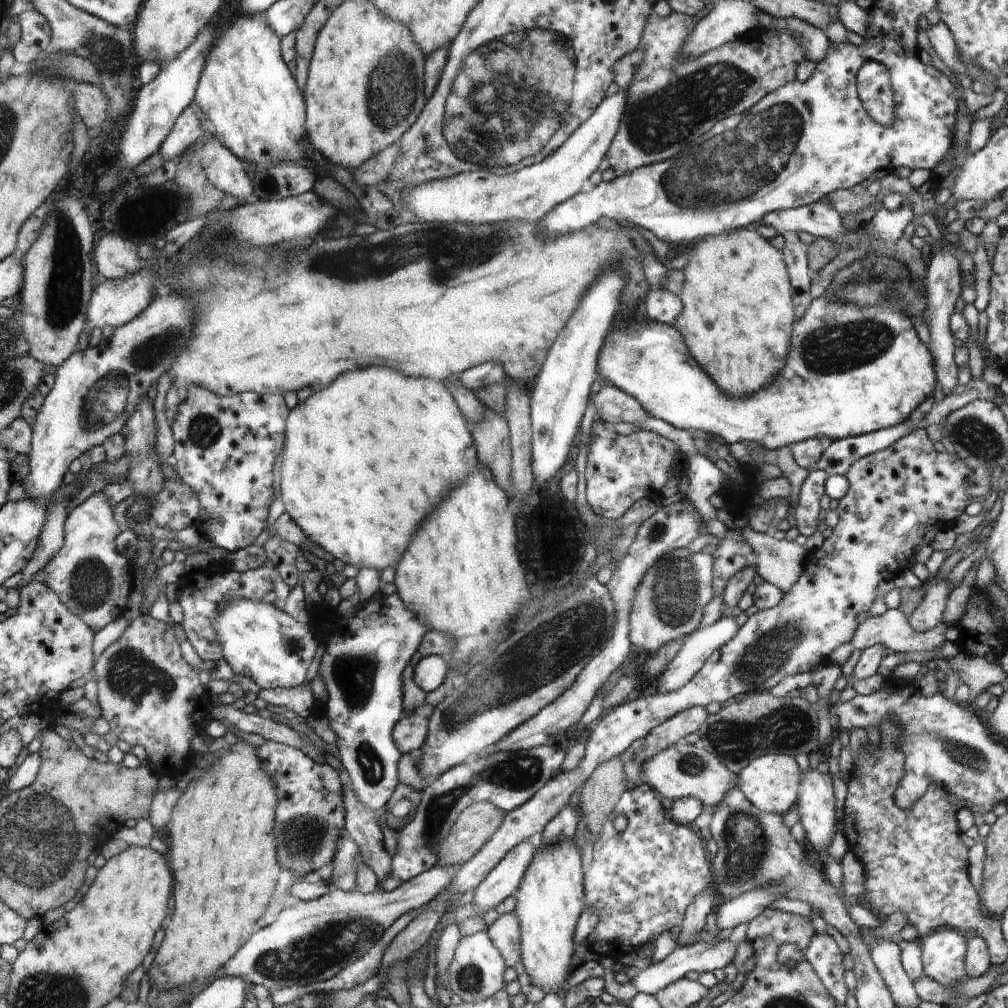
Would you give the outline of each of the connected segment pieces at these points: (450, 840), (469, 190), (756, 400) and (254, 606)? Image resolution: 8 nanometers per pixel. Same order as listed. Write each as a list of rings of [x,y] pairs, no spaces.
[[[488,800],[471,804],[459,815],[455,826],[442,840],[438,848],[439,864],[436,866],[459,867],[476,856],[496,834],[504,816],[506,812]]]
[[[626,89],[619,90],[614,96],[606,96],[602,103],[574,132],[568,137],[568,140],[550,153],[544,160],[531,164],[524,168],[518,168],[516,172],[510,174],[497,175],[484,168],[474,167],[468,172],[462,172],[450,178],[442,180],[432,180],[428,184],[411,188],[406,198],[400,197],[402,208],[412,210],[420,221],[438,222],[438,224],[496,224],[496,222],[506,222],[506,220],[522,220],[522,222],[538,222],[543,219],[554,207],[558,207],[565,200],[578,195],[584,182],[596,172],[598,166],[602,166],[602,158],[608,152],[610,142],[615,138],[620,125],[620,120],[624,115],[624,106],[626,106]]]
[[[830,284],[826,292],[819,298],[812,299],[810,308],[804,312],[804,316],[796,322],[796,326],[792,327],[791,347],[788,348],[788,362],[786,366],[780,370],[780,374],[776,376],[776,380],[772,380],[762,392],[750,396],[750,398],[734,398],[730,394],[724,394],[716,382],[700,368],[700,363],[688,352],[688,345],[684,344],[684,337],[680,336],[680,332],[674,326],[666,326],[660,322],[654,322],[642,313],[641,316],[622,318],[620,322],[616,321],[611,326],[611,330],[604,339],[604,352],[600,352],[600,376],[603,383],[610,383],[616,388],[622,389],[626,394],[630,394],[632,398],[636,398],[644,410],[654,417],[664,422],[668,422],[674,428],[689,431],[696,435],[698,432],[704,432],[704,438],[713,437],[724,440],[729,445],[734,442],[747,442],[747,444],[760,444],[764,448],[770,448],[775,451],[777,448],[784,448],[796,442],[802,442],[808,438],[816,438],[816,436],[826,436],[830,440],[835,441],[846,437],[860,436],[866,433],[876,432],[877,430],[886,430],[893,426],[898,426],[904,421],[910,419],[910,412],[918,408],[920,404],[927,399],[928,396],[934,396],[934,384],[936,384],[936,370],[930,370],[930,350],[926,350],[926,346],[918,340],[918,334],[914,338],[914,328],[910,322],[910,316],[904,312],[904,308],[898,302],[890,302],[886,306],[856,306],[850,302],[836,302],[834,294],[836,294],[834,284]]]
[[[234,600],[226,604],[226,610],[222,610],[222,616],[218,616],[218,633],[220,644],[224,648],[225,660],[234,668],[237,674],[244,674],[250,680],[256,682],[262,690],[288,689],[300,687],[305,682],[306,670],[314,658],[314,652],[318,648],[318,642],[314,640],[308,626],[300,624],[286,612],[278,610],[277,604],[266,604],[257,600]]]

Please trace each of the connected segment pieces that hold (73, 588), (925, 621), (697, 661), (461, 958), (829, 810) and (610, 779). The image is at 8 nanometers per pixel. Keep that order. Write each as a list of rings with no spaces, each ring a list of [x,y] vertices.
[[[106,489],[94,493],[75,508],[66,523],[66,546],[43,570],[45,584],[96,633],[127,615],[128,598],[134,586],[133,559],[118,552],[116,544],[116,538],[124,531],[116,522],[115,508]]]
[[[946,578],[937,580],[927,587],[920,606],[914,610],[914,614],[908,620],[916,632],[931,630],[941,621],[941,615],[946,609],[946,601],[951,593],[946,581]]]
[[[731,616],[718,619],[712,626],[698,627],[691,632],[688,640],[684,640],[678,656],[659,676],[656,692],[676,692],[682,686],[686,686],[708,660],[710,654],[722,648],[724,644],[728,644],[736,636],[738,629],[738,624]]]
[[[487,931],[476,932],[472,936],[463,936],[458,942],[454,958],[450,961],[450,966],[446,970],[448,980],[450,980],[449,990],[453,994],[458,994],[464,1002],[468,1004],[476,1004],[476,1002],[484,1002],[494,998],[502,986],[502,974],[504,974],[504,958],[500,951],[492,944]]]
[[[809,769],[808,772],[804,772],[804,780],[800,784],[800,798],[799,803],[796,804],[796,809],[798,809],[800,822],[814,850],[820,856],[826,857],[828,846],[834,838],[834,822],[836,822],[836,818],[834,818],[834,788],[832,788],[830,774],[822,774],[818,769]]]
[[[621,757],[600,762],[584,783],[576,801],[580,814],[586,818],[587,825],[590,826],[593,844],[600,832],[600,826],[606,818],[610,820],[612,808],[619,803],[627,788],[626,773]]]

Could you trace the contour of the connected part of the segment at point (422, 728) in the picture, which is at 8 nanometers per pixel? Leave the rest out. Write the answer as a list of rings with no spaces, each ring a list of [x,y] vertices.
[[[425,702],[418,706],[404,720],[395,724],[394,737],[396,748],[404,754],[419,752],[429,733],[429,720],[434,707]]]

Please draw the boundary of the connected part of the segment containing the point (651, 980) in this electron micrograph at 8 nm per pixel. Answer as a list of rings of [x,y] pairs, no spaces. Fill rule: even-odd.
[[[702,939],[690,946],[678,946],[658,964],[651,964],[646,970],[639,970],[638,974],[631,979],[631,983],[639,993],[655,995],[660,990],[664,990],[666,986],[670,986],[673,982],[684,977],[690,970],[696,970],[699,973],[713,972],[718,968],[725,968],[728,964],[737,963],[747,954],[747,951],[746,946],[734,944],[728,940],[707,942]]]

